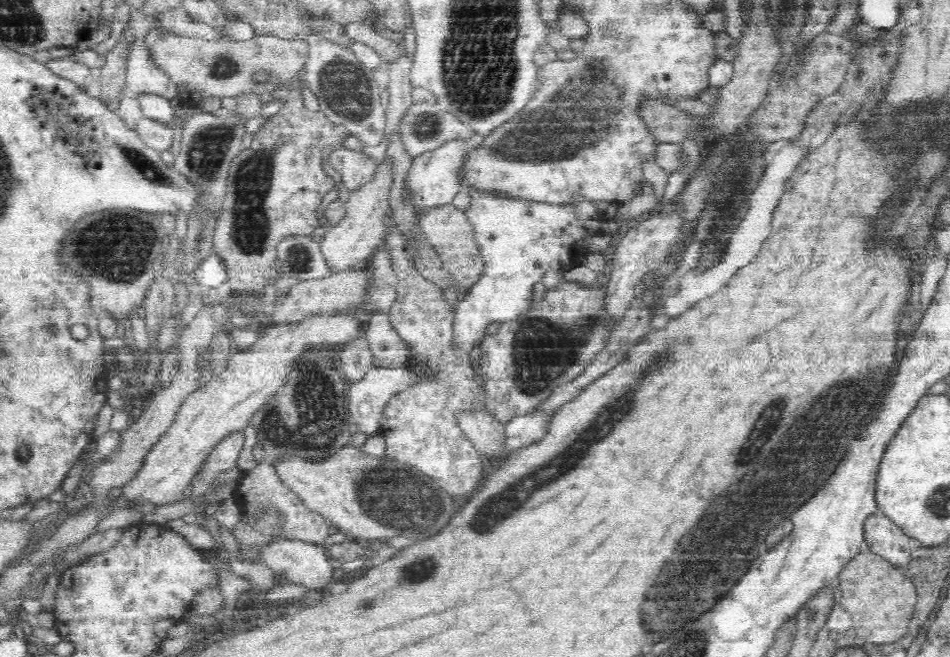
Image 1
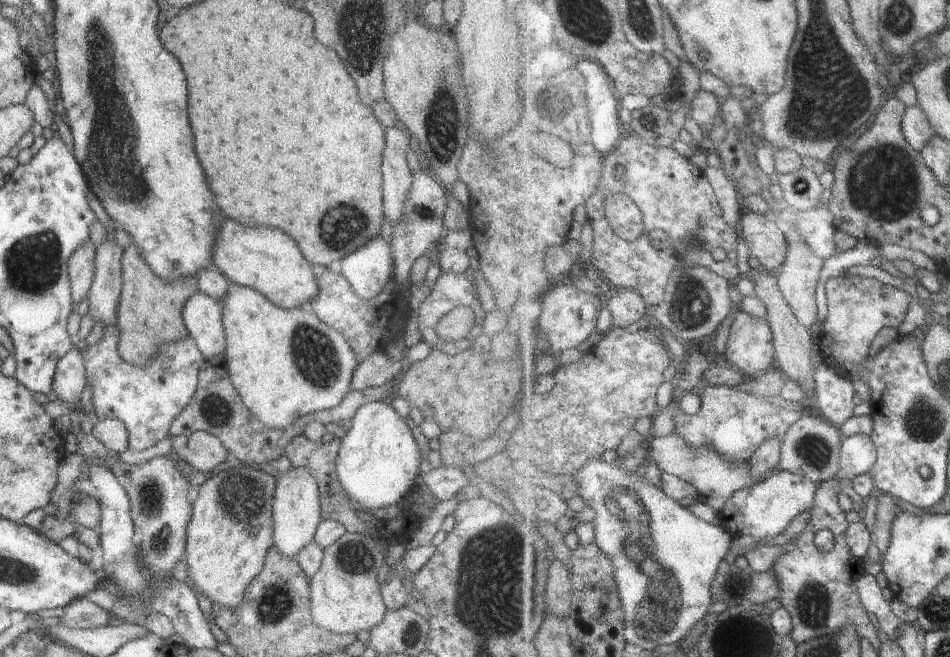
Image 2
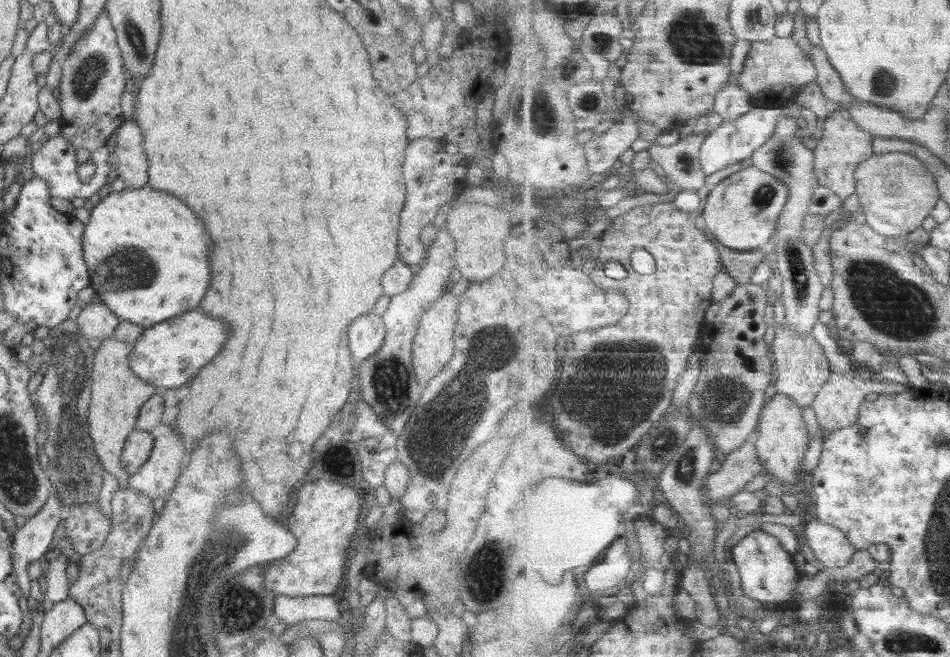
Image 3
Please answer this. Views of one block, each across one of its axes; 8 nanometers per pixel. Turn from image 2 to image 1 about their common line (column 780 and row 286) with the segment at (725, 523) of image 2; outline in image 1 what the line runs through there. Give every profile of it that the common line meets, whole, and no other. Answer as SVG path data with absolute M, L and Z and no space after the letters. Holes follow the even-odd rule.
M472 194L470 207L463 213L465 223L474 226L476 237L485 268L476 284L473 284L467 295L458 302L455 316L455 332L459 346L470 351L476 344L486 338L485 328L493 322L503 323L525 315L534 304L534 286L543 282L544 276L550 271L562 273L582 265L582 261L592 252L587 240L592 237L606 236L600 229L604 215L594 203L582 202L572 206L558 206L542 202L516 202L504 197L483 196Z

